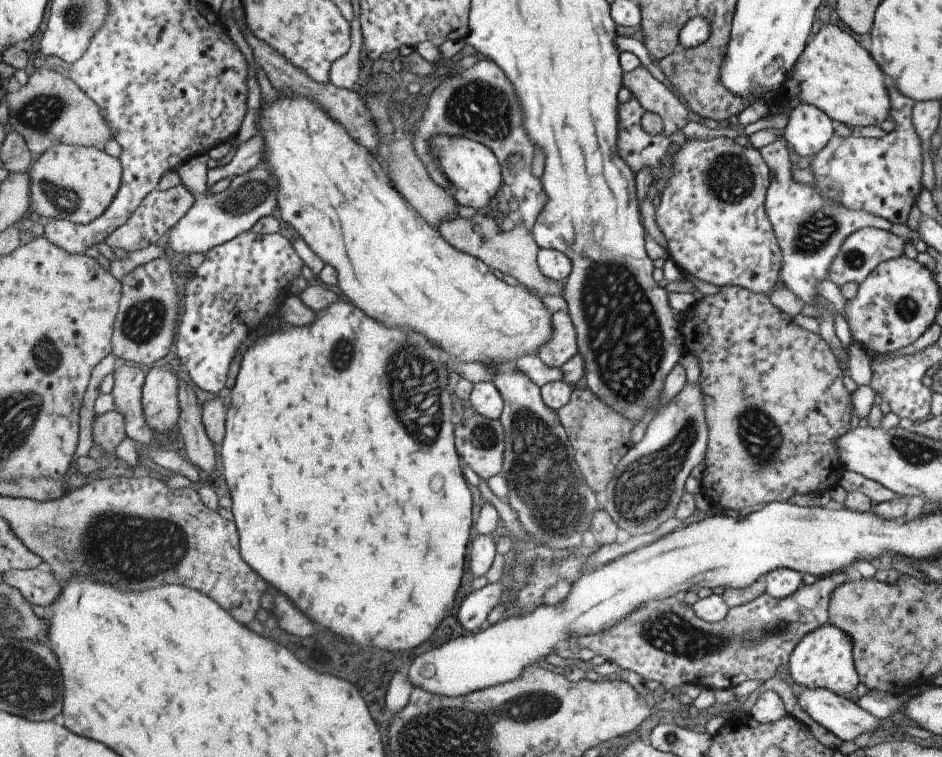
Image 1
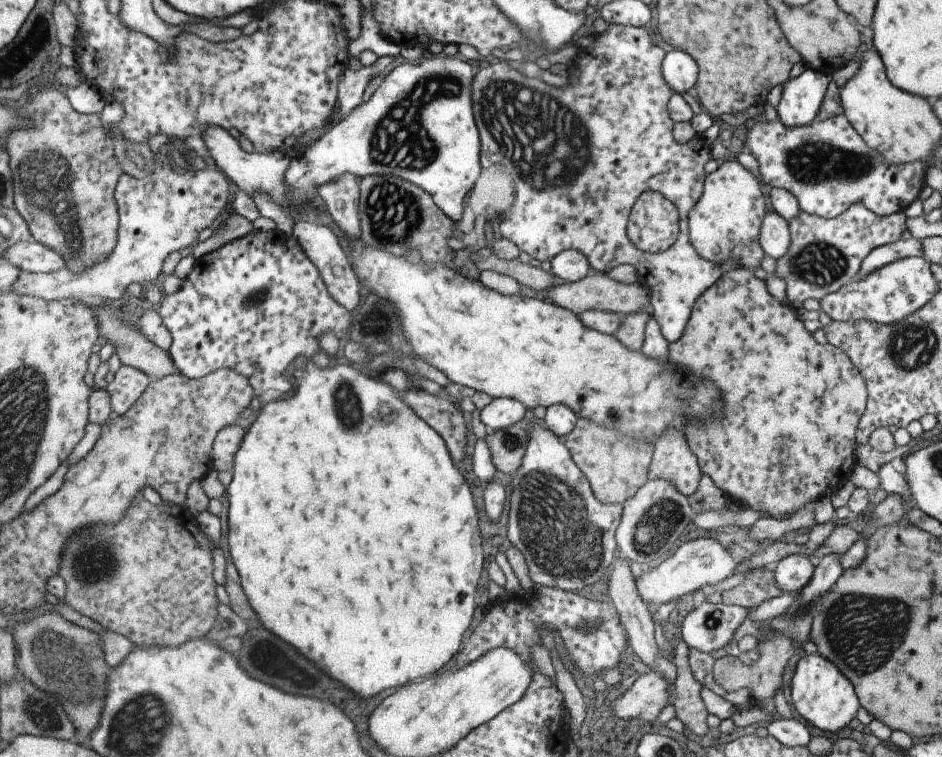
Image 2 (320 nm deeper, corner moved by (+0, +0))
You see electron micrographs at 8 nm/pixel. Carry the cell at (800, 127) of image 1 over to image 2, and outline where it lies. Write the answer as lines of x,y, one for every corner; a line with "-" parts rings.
808,68
797,78
788,78
781,86
781,99
776,106
777,120
787,128
811,124
830,80
830,76

